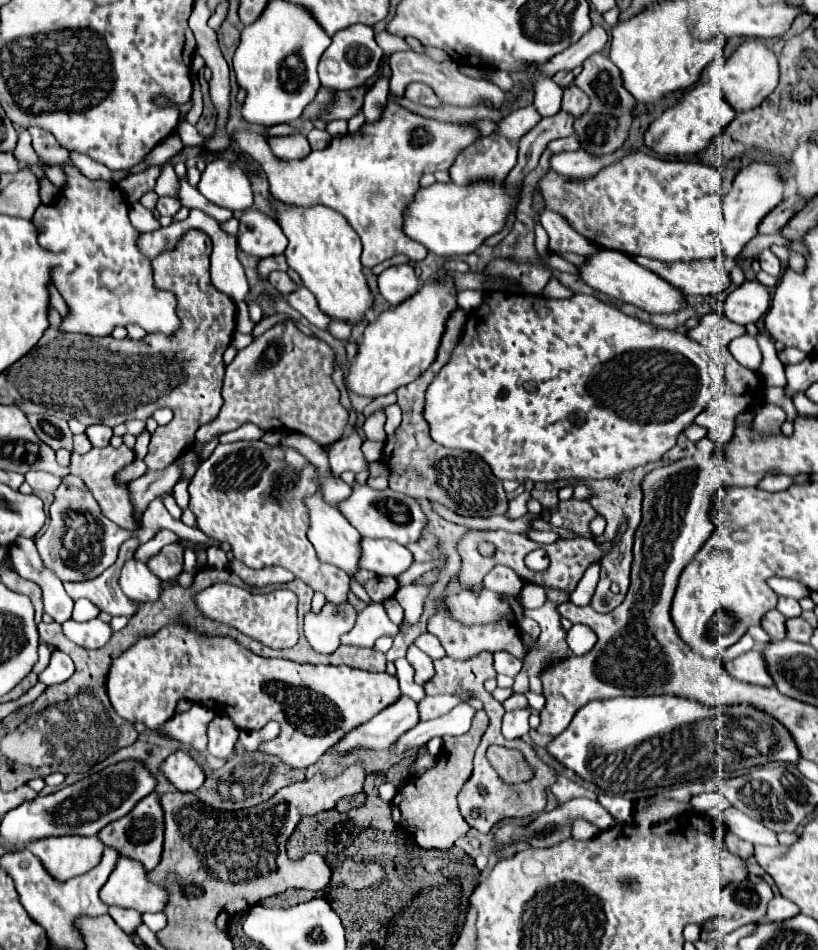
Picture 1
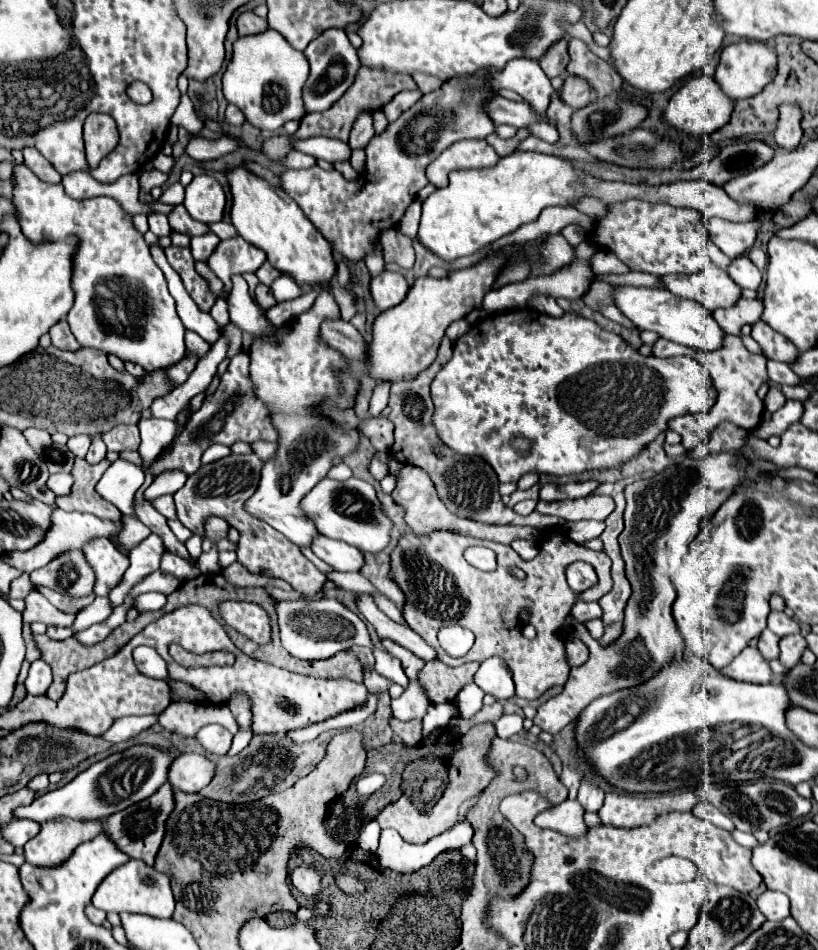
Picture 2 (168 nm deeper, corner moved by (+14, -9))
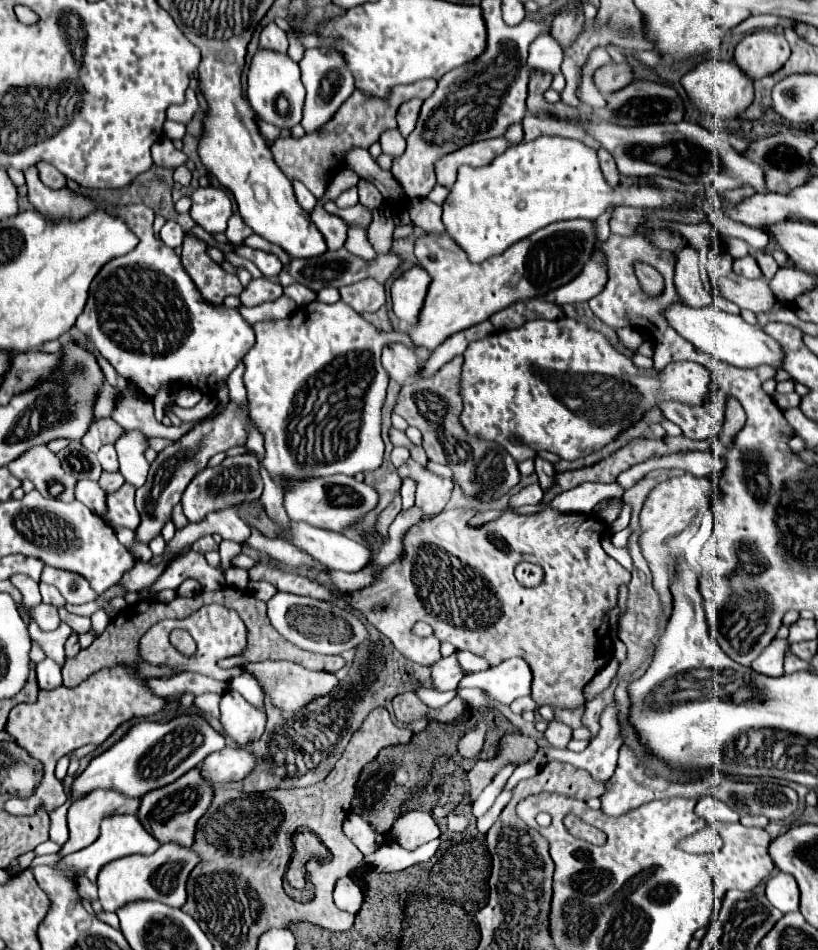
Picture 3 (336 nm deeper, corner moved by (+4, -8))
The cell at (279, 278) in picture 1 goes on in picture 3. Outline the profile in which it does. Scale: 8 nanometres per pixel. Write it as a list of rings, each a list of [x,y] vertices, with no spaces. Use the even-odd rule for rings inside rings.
[[[260,277],[260,279],[252,279],[248,283],[248,287],[242,291],[240,299],[242,299],[242,305],[246,307],[256,307],[256,305],[262,305],[266,301],[274,301],[282,295],[282,285],[276,283],[276,281],[270,281],[266,277]]]

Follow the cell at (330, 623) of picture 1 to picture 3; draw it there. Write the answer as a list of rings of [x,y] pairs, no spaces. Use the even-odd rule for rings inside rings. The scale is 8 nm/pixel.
[[[276,593],[270,601],[266,601],[266,607],[268,607],[268,619],[274,625],[274,629],[306,651],[322,655],[340,655],[356,647],[364,639],[368,639],[368,631],[362,619],[358,619],[352,611],[338,609],[336,605],[326,601],[300,597],[292,593]]]

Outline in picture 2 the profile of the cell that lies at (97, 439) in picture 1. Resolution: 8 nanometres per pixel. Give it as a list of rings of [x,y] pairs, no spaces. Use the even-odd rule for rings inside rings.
[[[94,436],[92,444],[88,448],[88,454],[86,454],[86,462],[88,464],[98,464],[104,456],[106,456],[106,444],[102,442],[100,436]]]

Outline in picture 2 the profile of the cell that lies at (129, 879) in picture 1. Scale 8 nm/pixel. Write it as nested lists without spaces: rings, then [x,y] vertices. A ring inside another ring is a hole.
[[[128,860],[128,864],[112,870],[92,896],[92,904],[104,912],[130,912],[130,914],[148,914],[156,918],[170,918],[174,912],[174,898],[170,890],[170,880],[156,872],[152,866],[146,866],[142,860]]]

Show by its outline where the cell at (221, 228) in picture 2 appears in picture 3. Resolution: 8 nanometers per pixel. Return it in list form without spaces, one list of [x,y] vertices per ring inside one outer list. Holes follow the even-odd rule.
[[[260,235],[248,237],[248,239],[244,241],[244,245],[250,245],[250,247],[254,247],[254,249],[264,249],[264,251],[268,251],[268,253],[274,253],[274,255],[282,261],[284,269],[286,269],[286,267],[290,265],[290,261],[292,261],[292,257],[286,257],[286,251],[282,251],[282,247],[270,243],[270,241],[266,241],[266,239],[262,239]]]

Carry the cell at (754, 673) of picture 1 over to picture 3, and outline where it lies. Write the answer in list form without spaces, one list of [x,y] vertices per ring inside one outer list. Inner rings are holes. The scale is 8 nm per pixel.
[[[774,639],[762,651],[762,655],[752,661],[752,669],[758,671],[758,673],[762,673],[762,675],[770,675],[770,677],[784,675],[782,665],[784,665],[784,655],[788,651],[788,645],[790,645],[788,639]]]

